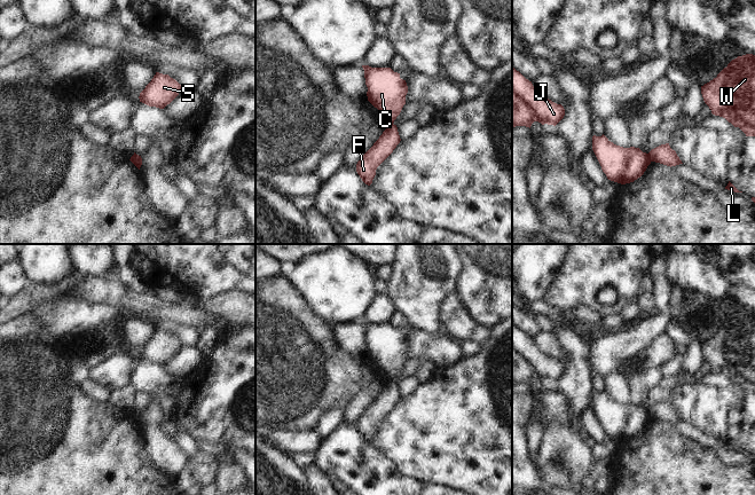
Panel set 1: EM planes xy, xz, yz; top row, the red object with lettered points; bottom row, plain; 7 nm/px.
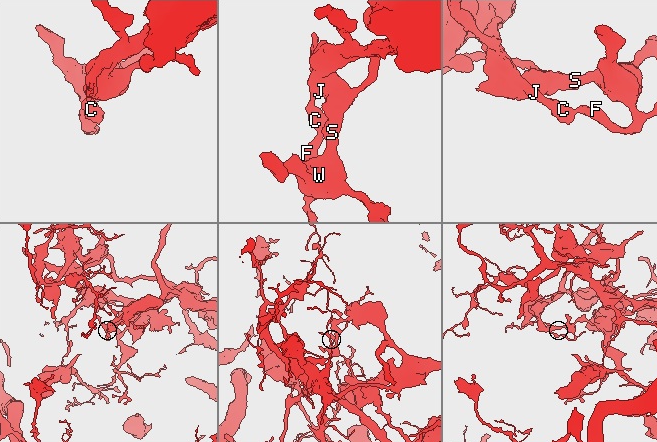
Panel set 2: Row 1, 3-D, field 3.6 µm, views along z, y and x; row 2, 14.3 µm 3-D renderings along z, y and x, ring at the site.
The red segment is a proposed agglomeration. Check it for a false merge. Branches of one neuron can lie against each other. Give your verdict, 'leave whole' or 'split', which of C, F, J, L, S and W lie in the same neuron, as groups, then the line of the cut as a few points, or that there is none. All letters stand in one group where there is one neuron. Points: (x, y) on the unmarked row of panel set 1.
split | C J / F L S W | yz (512, 346), (531, 363), (543, 380)

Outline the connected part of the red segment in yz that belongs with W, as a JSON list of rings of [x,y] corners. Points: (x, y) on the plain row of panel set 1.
[[[755,312],[732,316],[716,335],[701,343],[711,370],[755,393]]]

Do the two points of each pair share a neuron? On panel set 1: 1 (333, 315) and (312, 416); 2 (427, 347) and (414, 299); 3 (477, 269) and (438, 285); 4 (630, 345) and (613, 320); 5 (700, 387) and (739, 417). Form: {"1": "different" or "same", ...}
{"1": "different", "2": "different", "3": "different", "4": "different", "5": "different"}

